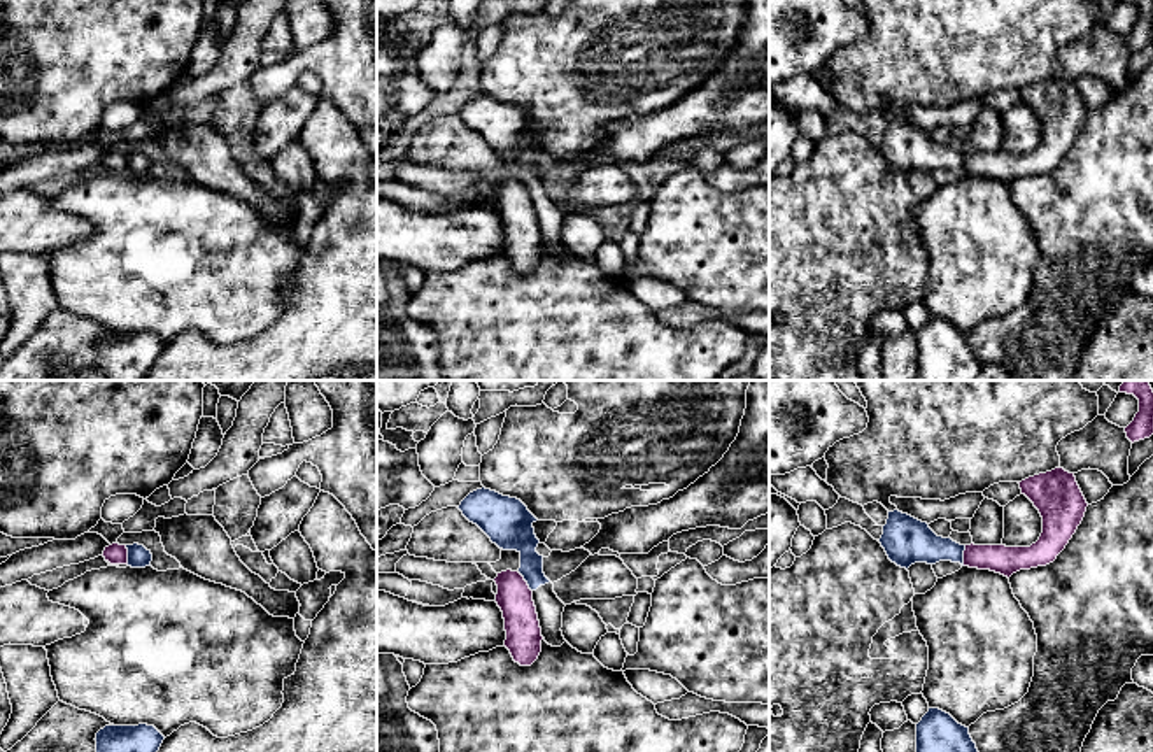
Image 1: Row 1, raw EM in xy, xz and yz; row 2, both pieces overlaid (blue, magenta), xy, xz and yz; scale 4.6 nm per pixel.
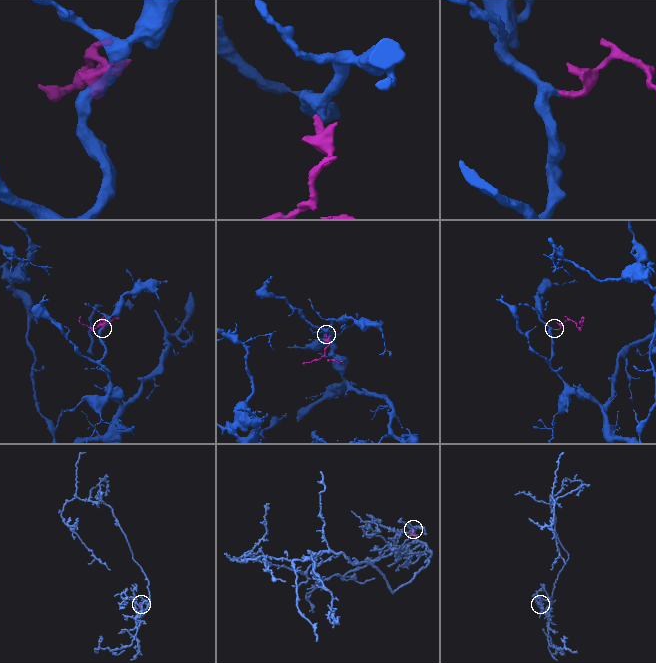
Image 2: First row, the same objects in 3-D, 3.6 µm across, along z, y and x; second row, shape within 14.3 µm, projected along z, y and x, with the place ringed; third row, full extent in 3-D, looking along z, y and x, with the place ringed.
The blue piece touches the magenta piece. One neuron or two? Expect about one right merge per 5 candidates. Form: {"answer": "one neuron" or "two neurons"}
{"answer": "two neurons"}

